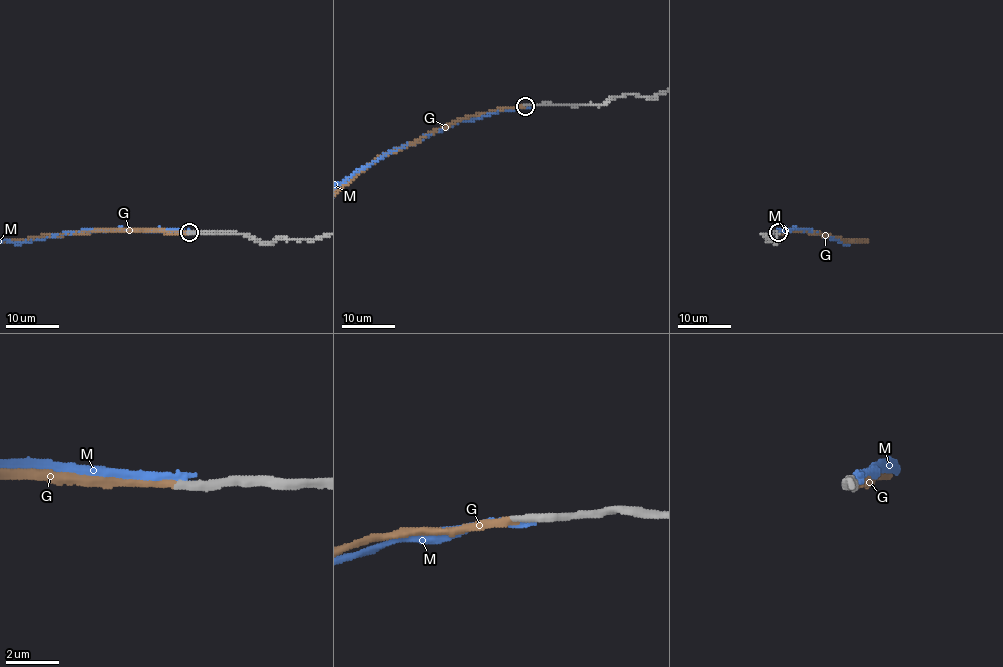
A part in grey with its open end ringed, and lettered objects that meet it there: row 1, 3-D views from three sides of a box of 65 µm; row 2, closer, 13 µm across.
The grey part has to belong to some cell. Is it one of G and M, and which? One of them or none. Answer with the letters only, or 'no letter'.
G

